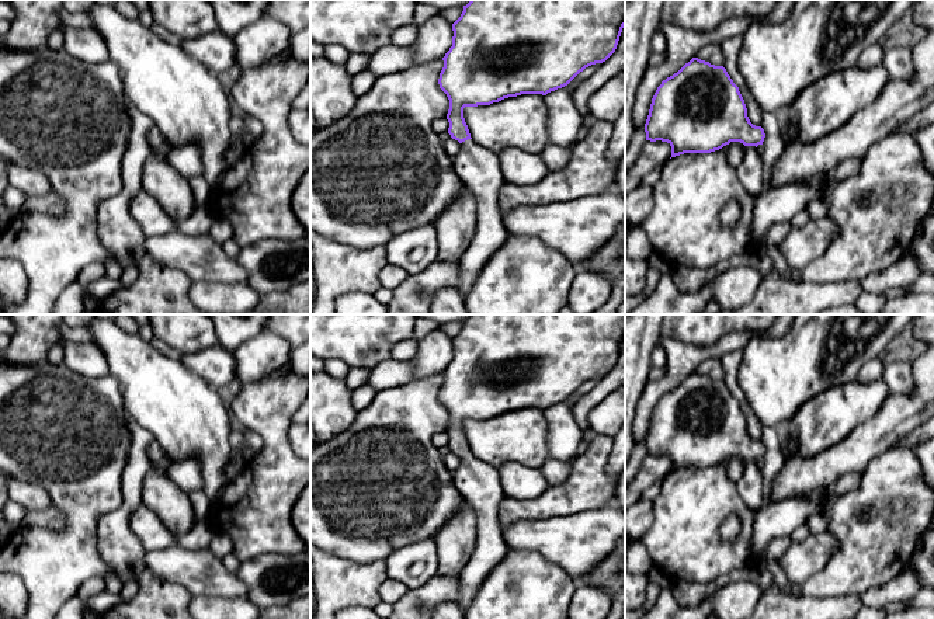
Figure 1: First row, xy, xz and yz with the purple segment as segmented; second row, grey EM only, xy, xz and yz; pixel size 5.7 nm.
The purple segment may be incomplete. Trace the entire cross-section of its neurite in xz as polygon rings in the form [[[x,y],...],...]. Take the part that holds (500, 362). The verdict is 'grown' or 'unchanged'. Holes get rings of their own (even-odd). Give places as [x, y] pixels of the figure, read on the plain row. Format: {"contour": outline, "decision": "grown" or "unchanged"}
{"contour": [[[471,314],[463,320],[461,331],[452,338],[452,361],[442,372],[440,403],[449,414],[447,434],[448,448],[461,458],[461,466],[454,473],[454,491],[473,508],[478,519],[478,540],[475,552],[459,574],[459,598],[456,605],[466,611],[475,599],[483,581],[496,564],[504,559],[508,546],[499,522],[499,507],[504,497],[497,469],[479,460],[469,448],[463,432],[465,421],[490,420],[521,408],[542,408],[567,400],[586,382],[605,376],[617,364],[625,341],[625,314]]], "decision": "grown"}

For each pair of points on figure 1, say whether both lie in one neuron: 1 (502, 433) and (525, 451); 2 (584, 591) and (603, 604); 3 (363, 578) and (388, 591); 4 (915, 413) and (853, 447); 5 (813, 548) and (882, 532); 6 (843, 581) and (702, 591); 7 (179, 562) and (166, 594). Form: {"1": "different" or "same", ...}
{"1": "same", "2": "same", "3": "different", "4": "same", "5": "different", "6": "different", "7": "different"}

